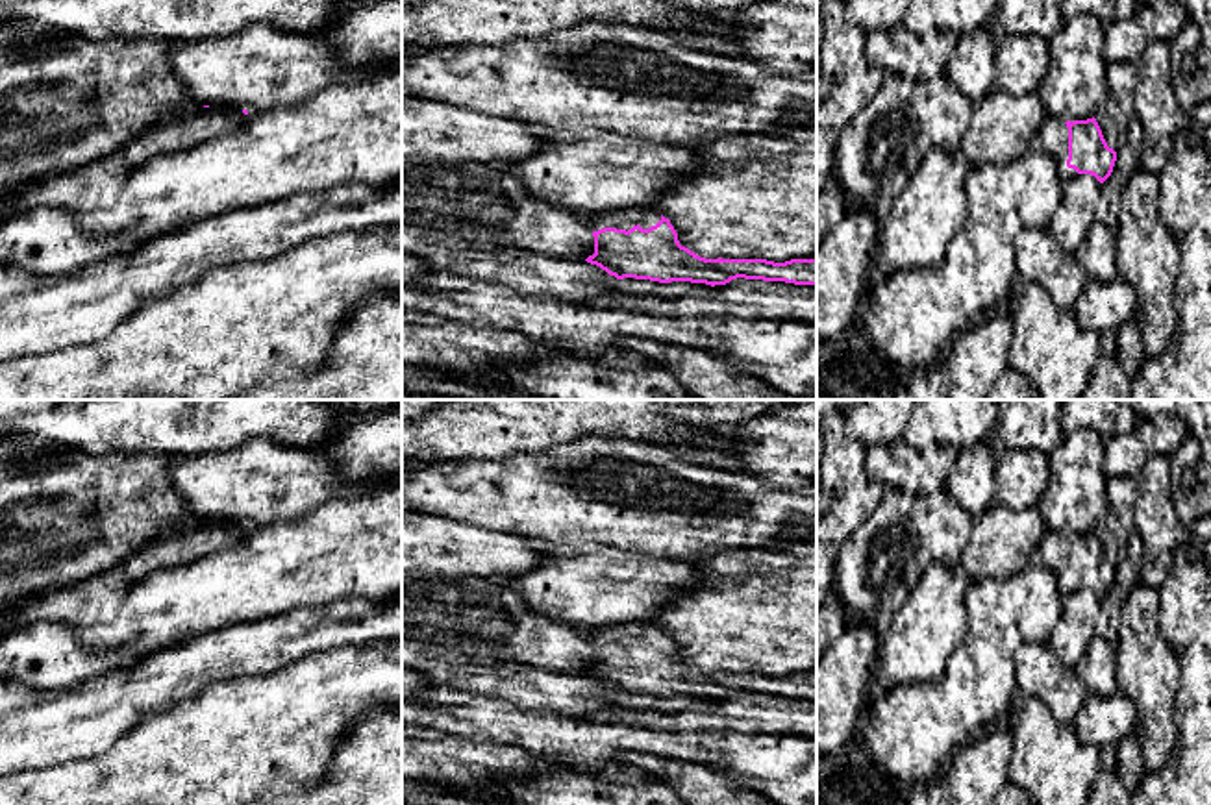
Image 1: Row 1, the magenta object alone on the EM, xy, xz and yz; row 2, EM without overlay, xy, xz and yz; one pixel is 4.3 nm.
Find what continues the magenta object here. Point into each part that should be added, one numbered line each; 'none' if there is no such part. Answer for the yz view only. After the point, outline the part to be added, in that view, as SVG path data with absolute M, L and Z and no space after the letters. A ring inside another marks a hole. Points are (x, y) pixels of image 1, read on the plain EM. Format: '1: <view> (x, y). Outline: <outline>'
1: yz (1052, 552). Outline: M1046 531L1039 548L1033 553L1033 561L1057 572L1059 588L1063 590L1063 594L1072 594L1078 590L1078 587L1074 583L1067 581L1068 542L1067 542L1065 535Z

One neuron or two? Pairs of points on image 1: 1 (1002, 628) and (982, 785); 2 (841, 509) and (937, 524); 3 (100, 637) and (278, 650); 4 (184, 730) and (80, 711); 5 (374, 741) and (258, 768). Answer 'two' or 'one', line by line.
1: two
2: two
3: two
4: two
5: two

